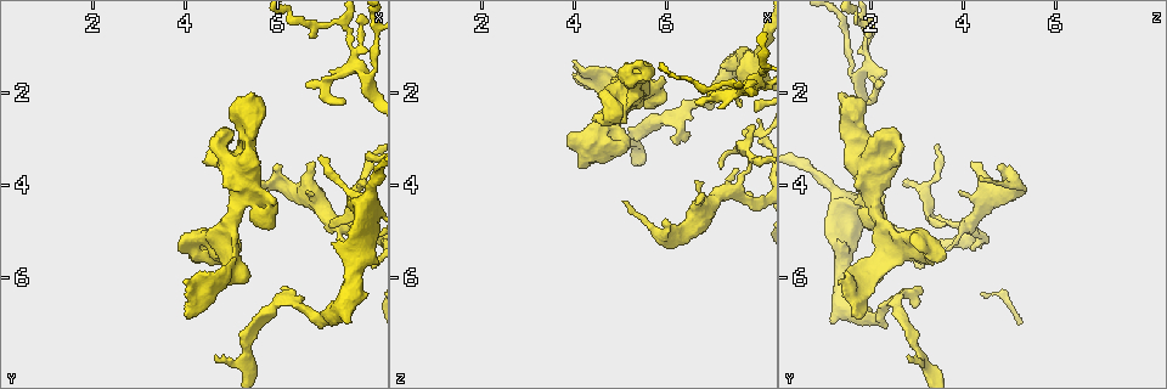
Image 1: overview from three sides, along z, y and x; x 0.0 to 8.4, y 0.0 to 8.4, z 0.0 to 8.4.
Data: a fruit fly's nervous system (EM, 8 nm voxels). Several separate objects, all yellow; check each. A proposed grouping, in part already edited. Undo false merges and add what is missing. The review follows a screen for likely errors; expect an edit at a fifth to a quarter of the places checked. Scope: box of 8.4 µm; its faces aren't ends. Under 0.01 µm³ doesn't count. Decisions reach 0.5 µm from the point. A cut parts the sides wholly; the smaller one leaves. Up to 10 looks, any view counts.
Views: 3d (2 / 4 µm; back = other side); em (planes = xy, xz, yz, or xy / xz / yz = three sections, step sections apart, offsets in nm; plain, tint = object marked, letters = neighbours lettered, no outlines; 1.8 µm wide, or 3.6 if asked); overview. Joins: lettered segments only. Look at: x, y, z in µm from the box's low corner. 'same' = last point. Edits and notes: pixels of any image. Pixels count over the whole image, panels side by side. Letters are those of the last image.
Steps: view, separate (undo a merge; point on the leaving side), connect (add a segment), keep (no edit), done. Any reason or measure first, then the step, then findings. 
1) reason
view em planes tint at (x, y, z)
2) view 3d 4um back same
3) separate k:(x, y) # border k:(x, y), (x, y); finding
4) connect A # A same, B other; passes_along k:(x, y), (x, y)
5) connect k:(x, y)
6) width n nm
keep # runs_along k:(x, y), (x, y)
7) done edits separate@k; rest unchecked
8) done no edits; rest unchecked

an open end
view 3d 4um back at (5.85, 3.60, 4.85)

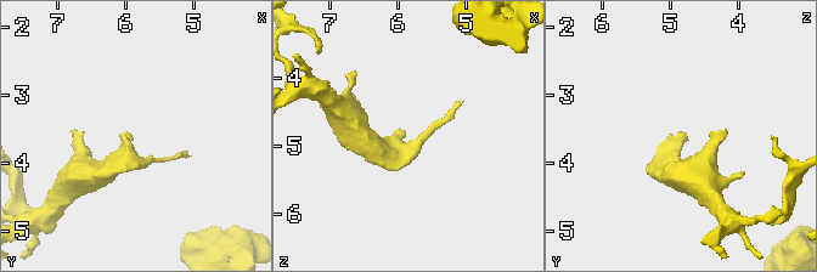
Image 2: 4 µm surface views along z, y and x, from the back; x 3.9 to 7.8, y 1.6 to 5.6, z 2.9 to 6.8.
shape alone is not enough
view em planes plain at (5.85, 3.65, 4.85)

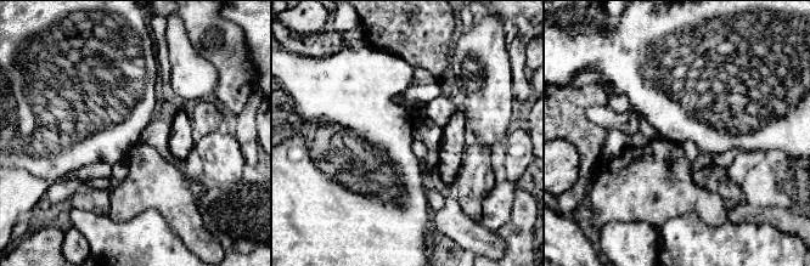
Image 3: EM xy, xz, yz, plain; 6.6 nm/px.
view em planes letters same

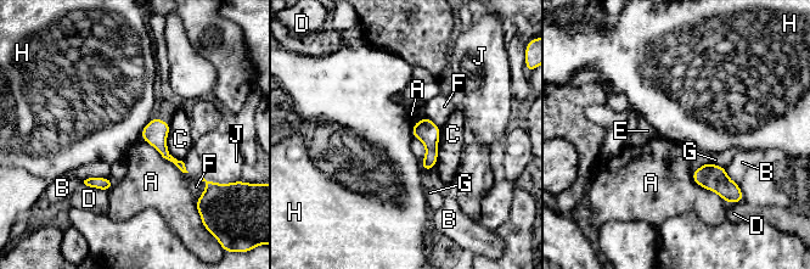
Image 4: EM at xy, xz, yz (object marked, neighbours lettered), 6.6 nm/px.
keep # A other, B other, C other, D other, E other, F other, G other, H other, J other; border 4:(152, 118), (141, 130), (140, 138); no lettered segment goes on from it

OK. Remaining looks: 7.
touches itself
view em planes letters at (5.85, 4.90, 2.15)

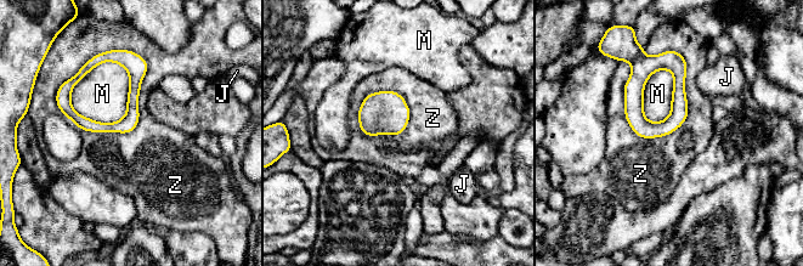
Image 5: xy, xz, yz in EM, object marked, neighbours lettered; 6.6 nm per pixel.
width 110 nm
keep # J other, M other, Z other; runs_along 5:(665, 58), (635, 83), (643, 135); one neuron here

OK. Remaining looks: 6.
view em planes letters at (6.20, 6.30, 3.15)

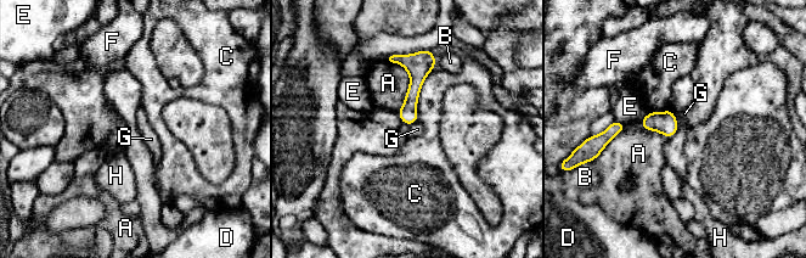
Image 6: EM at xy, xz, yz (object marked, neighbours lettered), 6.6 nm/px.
longest_contact C 360 nm
keep # A other, B other, C other, D other, E other, F other, G other, H other; runs_along 6:(421, 55), (407, 121); no lettered segment goes on from it

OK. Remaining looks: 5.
thin end
view 3d 4um at (7.90, 4.00, 2.75)

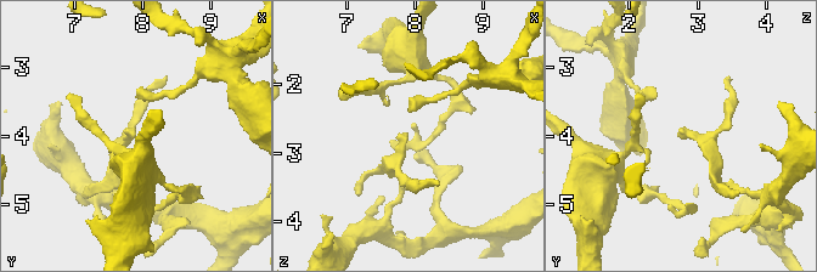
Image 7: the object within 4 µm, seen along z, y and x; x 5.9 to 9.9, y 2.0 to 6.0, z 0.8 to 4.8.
need the tissue
view em yz step 8 letters at (7.85, 4.00, 2.75)

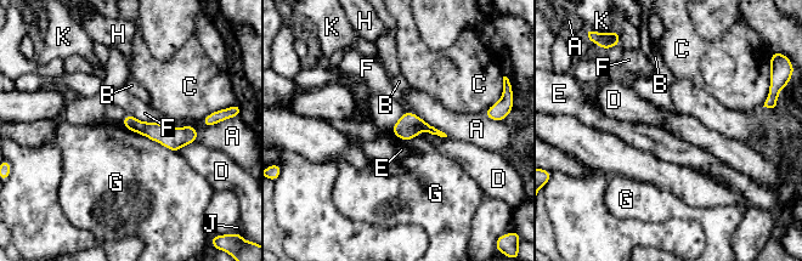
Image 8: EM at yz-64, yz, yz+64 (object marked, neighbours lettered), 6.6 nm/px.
keep # A other, B other, C other, D other, E other, F other, G other, H other, J other, K other; runs_along 8:(125, 122), (165, 136), (195, 138); none of them fits

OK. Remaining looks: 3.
done no edits; rest unchecked

